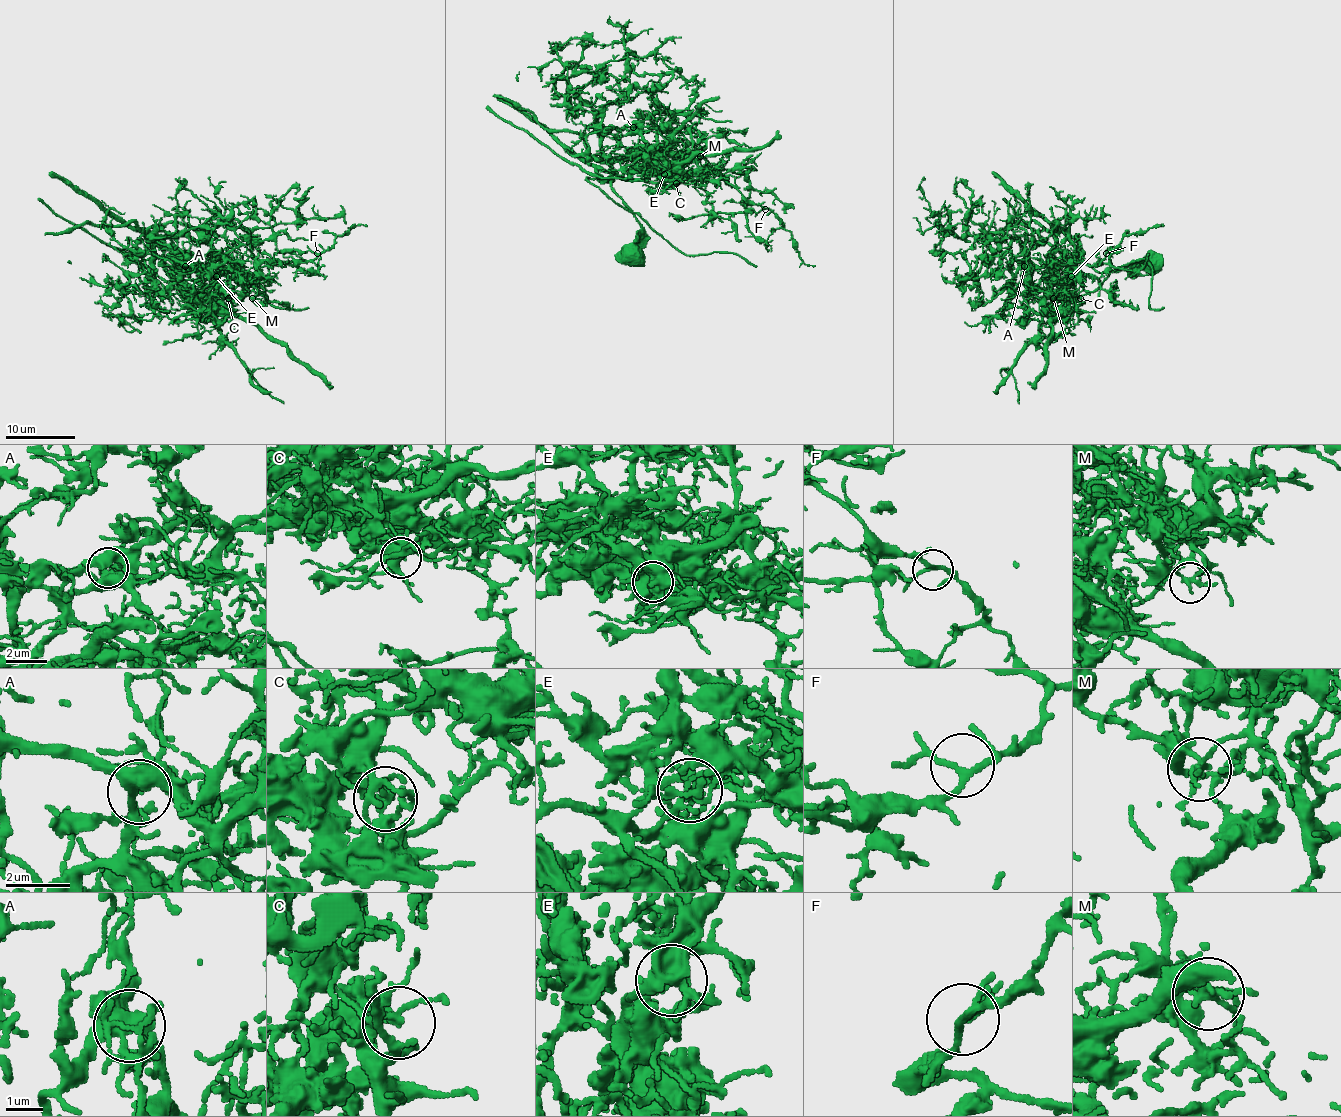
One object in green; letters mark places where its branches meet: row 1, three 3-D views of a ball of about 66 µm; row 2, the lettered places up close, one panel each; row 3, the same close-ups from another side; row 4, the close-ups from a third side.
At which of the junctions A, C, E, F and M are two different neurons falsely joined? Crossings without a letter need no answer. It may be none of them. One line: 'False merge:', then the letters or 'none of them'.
False merge: C, E, M

